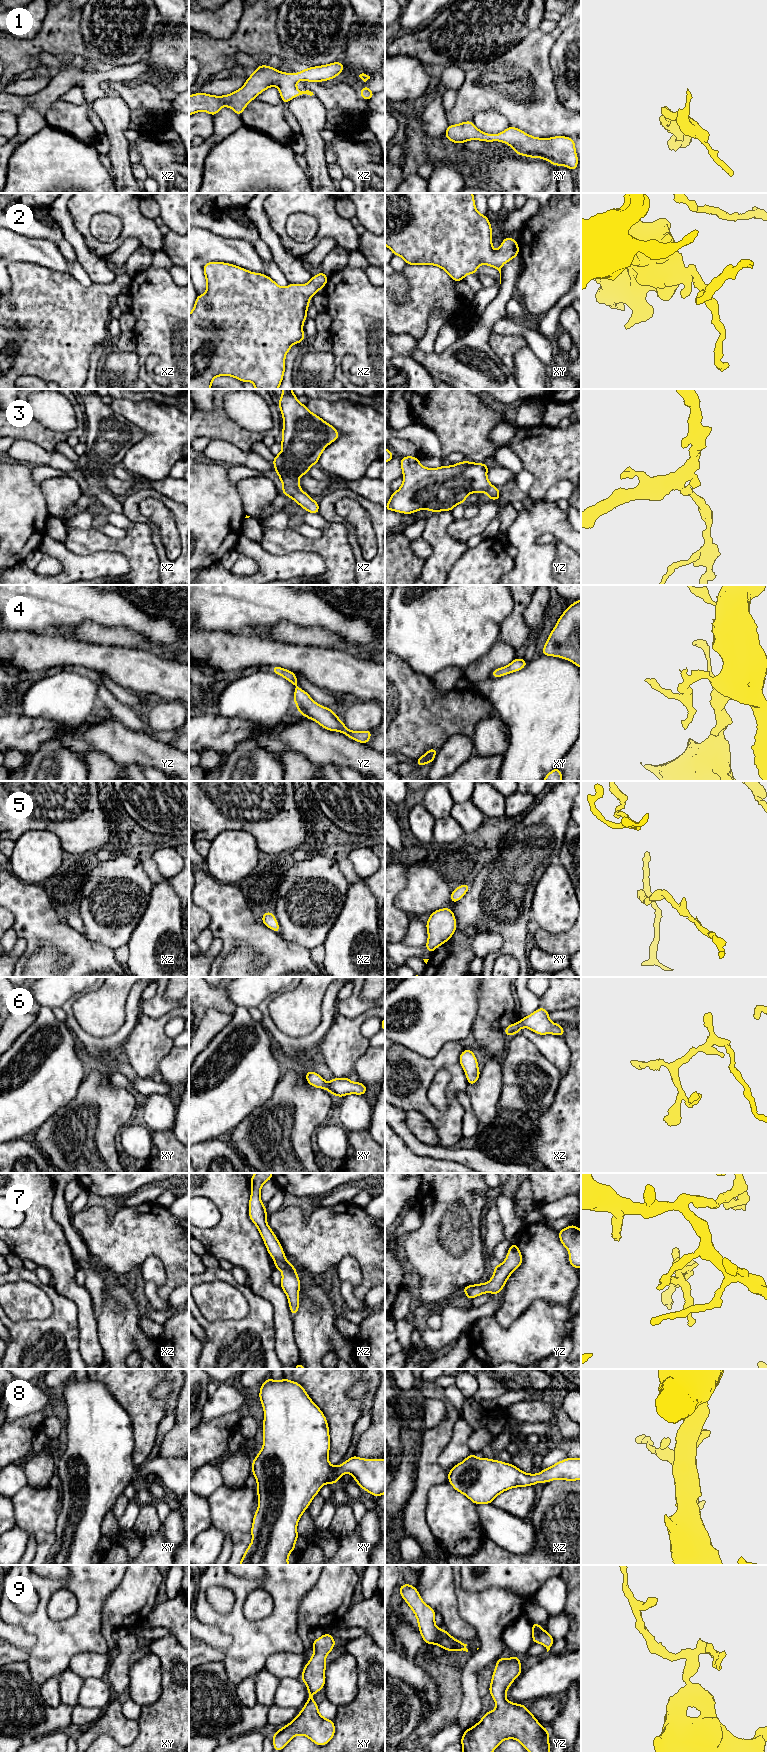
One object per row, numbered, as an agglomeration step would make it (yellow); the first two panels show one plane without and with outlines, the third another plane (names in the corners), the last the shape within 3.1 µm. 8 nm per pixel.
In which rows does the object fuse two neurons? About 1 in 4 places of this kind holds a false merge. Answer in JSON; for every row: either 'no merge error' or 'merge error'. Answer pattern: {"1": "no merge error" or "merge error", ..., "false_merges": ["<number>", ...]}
{"1": "no merge error", "2": "no merge error", "3": "no merge error", "4": "no merge error", "5": "no merge error", "6": "no merge error", "7": "no merge error", "8": "no merge error", "9": "no merge error", "false_merges": []}

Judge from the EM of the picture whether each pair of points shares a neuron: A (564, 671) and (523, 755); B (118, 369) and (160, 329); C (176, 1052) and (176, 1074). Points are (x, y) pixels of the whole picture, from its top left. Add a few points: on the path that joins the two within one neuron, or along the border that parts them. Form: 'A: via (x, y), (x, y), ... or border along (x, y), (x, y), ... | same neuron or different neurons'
A: via (554, 692), (543, 707), (540, 734) | same neuron
B: border along (135, 349), (138, 360), (138, 375) | different neurons
C: via (176, 1057), (176, 1069) | same neuron

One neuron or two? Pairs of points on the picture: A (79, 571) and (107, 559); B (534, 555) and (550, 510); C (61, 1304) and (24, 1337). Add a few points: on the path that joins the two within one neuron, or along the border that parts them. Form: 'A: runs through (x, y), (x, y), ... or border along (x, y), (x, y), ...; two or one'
A: runs through (86, 567), (100, 564); one
B: runs through (532, 544), (532, 528), (539, 521); one
C: runs through (58, 1315), (35, 1337); one

